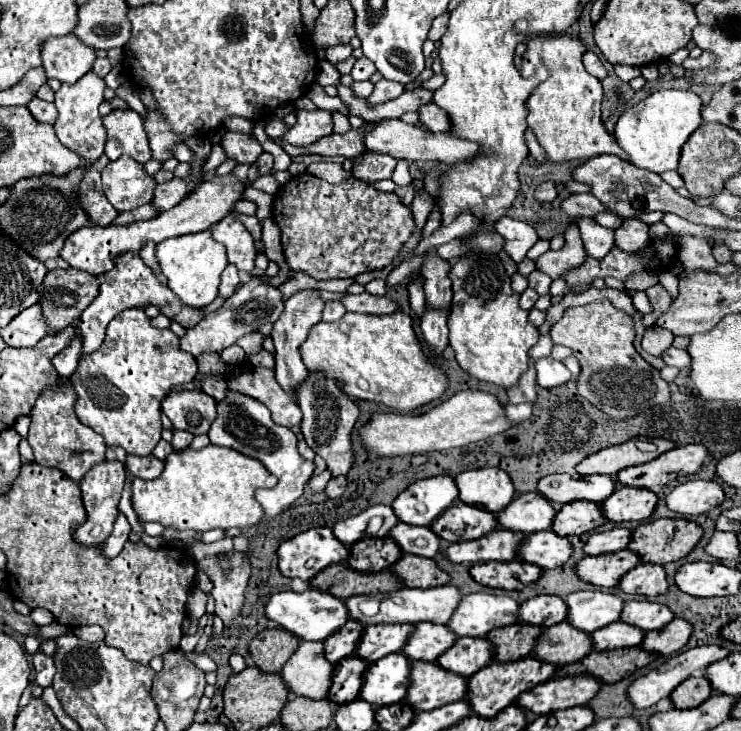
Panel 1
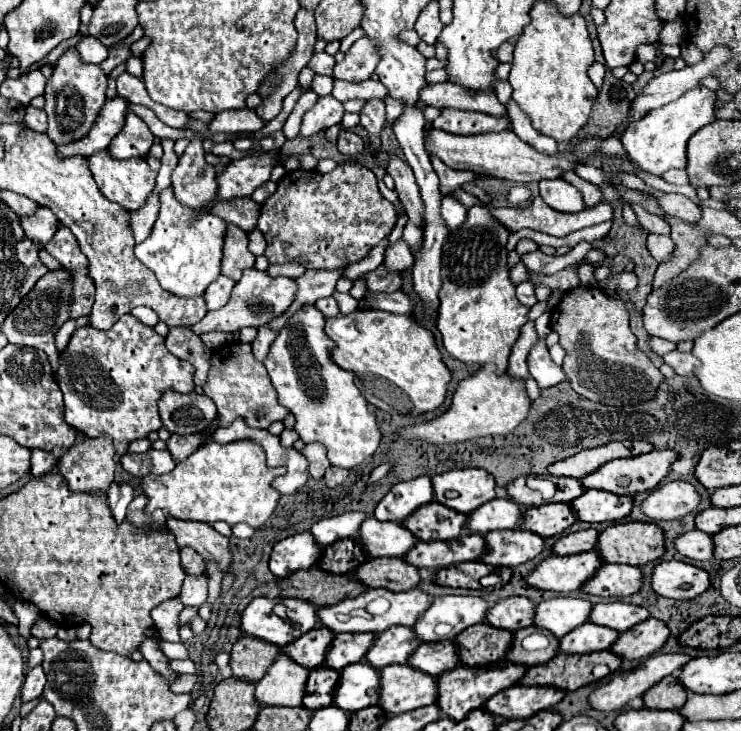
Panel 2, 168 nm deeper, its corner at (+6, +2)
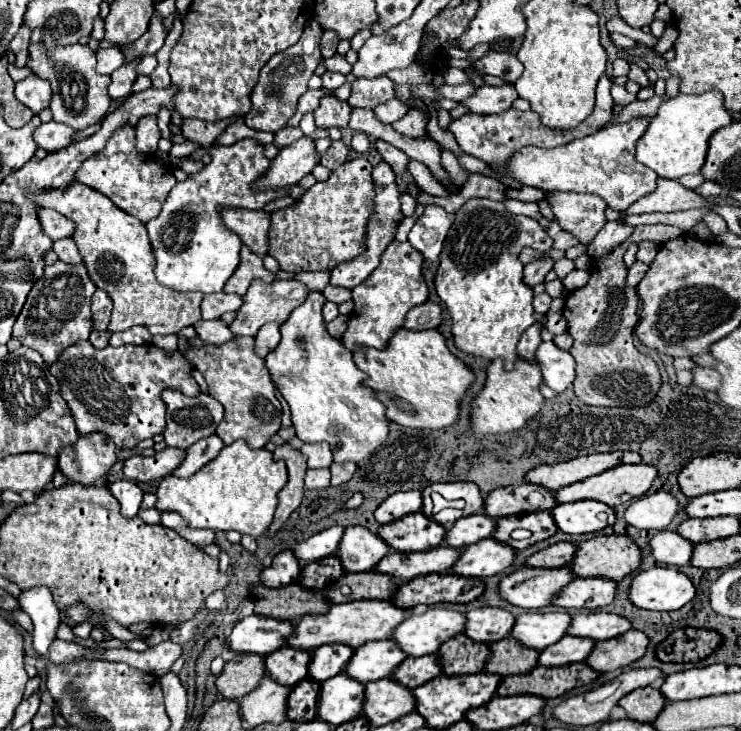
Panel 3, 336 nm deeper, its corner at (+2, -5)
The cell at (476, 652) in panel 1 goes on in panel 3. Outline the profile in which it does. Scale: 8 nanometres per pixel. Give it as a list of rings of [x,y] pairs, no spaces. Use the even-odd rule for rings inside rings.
[[[430,654],[430,656],[424,656],[424,658],[408,656],[408,658],[392,672],[392,678],[394,678],[396,682],[400,682],[402,686],[406,686],[406,688],[412,690],[412,688],[422,686],[422,684],[426,684],[428,680],[436,678],[438,674],[442,674],[438,656],[436,656],[436,654]]]

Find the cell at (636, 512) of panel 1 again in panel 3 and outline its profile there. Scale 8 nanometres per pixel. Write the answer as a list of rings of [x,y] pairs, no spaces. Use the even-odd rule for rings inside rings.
[[[594,500],[558,504],[550,510],[554,524],[564,534],[590,534],[614,522],[614,510]]]

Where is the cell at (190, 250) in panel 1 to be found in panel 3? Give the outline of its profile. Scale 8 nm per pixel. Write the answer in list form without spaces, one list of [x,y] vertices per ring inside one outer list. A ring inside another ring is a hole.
[[[254,138],[238,140],[232,146],[216,144],[210,148],[210,158],[210,164],[200,172],[178,182],[168,194],[160,216],[146,222],[156,256],[156,278],[180,292],[222,292],[226,280],[238,268],[242,240],[224,226],[220,216],[224,208],[252,208],[252,198],[256,198],[256,208],[262,210],[268,202],[290,196],[292,188],[256,186],[260,176],[268,172],[270,160],[264,156],[264,144]]]

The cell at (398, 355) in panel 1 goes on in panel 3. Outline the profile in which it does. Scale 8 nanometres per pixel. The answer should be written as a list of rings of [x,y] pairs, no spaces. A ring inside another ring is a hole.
[[[400,328],[386,350],[356,350],[354,362],[368,376],[364,384],[388,406],[388,420],[410,428],[438,430],[452,426],[458,420],[466,390],[476,380],[474,370],[448,350],[438,330],[414,332]]]

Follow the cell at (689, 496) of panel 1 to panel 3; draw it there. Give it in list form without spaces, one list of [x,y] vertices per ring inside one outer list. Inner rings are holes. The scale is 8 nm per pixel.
[[[660,490],[650,496],[636,498],[624,512],[624,520],[630,526],[642,530],[664,530],[676,516],[678,502],[672,494]]]

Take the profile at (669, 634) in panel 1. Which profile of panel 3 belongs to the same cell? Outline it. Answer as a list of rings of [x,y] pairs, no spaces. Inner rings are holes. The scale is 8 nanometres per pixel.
[[[628,630],[622,636],[602,640],[596,644],[596,648],[588,654],[586,664],[596,672],[610,672],[624,668],[644,656],[648,646],[646,636],[636,630]]]

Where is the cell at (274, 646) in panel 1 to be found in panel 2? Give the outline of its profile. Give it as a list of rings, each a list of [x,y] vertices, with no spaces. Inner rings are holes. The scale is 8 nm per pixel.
[[[240,637],[230,651],[230,667],[232,675],[238,679],[246,679],[256,683],[264,677],[272,661],[276,661],[280,653],[278,645],[270,645],[268,641],[260,641],[258,637]]]

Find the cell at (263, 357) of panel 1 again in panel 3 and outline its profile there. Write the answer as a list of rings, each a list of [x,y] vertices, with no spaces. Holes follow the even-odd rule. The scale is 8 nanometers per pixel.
[[[266,324],[256,334],[256,354],[268,356],[280,344],[280,324]]]

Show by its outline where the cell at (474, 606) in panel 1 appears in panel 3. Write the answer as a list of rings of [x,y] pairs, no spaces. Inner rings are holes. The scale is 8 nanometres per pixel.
[[[428,608],[424,614],[412,614],[396,626],[390,640],[408,656],[428,656],[436,654],[442,642],[460,632],[464,632],[464,614],[446,608]]]

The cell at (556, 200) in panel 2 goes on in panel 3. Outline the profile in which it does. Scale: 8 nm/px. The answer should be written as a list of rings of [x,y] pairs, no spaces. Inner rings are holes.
[[[550,192],[548,204],[552,206],[562,230],[574,234],[582,244],[590,244],[608,222],[604,214],[608,204],[596,194]]]

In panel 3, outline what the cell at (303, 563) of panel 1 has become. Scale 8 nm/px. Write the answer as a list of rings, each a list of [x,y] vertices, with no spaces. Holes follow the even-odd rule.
[[[284,550],[274,556],[272,564],[260,572],[260,582],[268,588],[282,588],[296,582],[300,576],[300,562],[292,556],[292,550]]]

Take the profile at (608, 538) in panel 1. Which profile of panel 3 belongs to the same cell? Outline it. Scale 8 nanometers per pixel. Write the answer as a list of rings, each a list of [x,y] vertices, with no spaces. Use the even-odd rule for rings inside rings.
[[[568,542],[552,544],[552,546],[532,554],[524,562],[524,566],[530,566],[530,568],[562,568],[564,564],[568,564],[568,560],[572,560],[572,552],[576,552],[574,544],[568,544]]]

